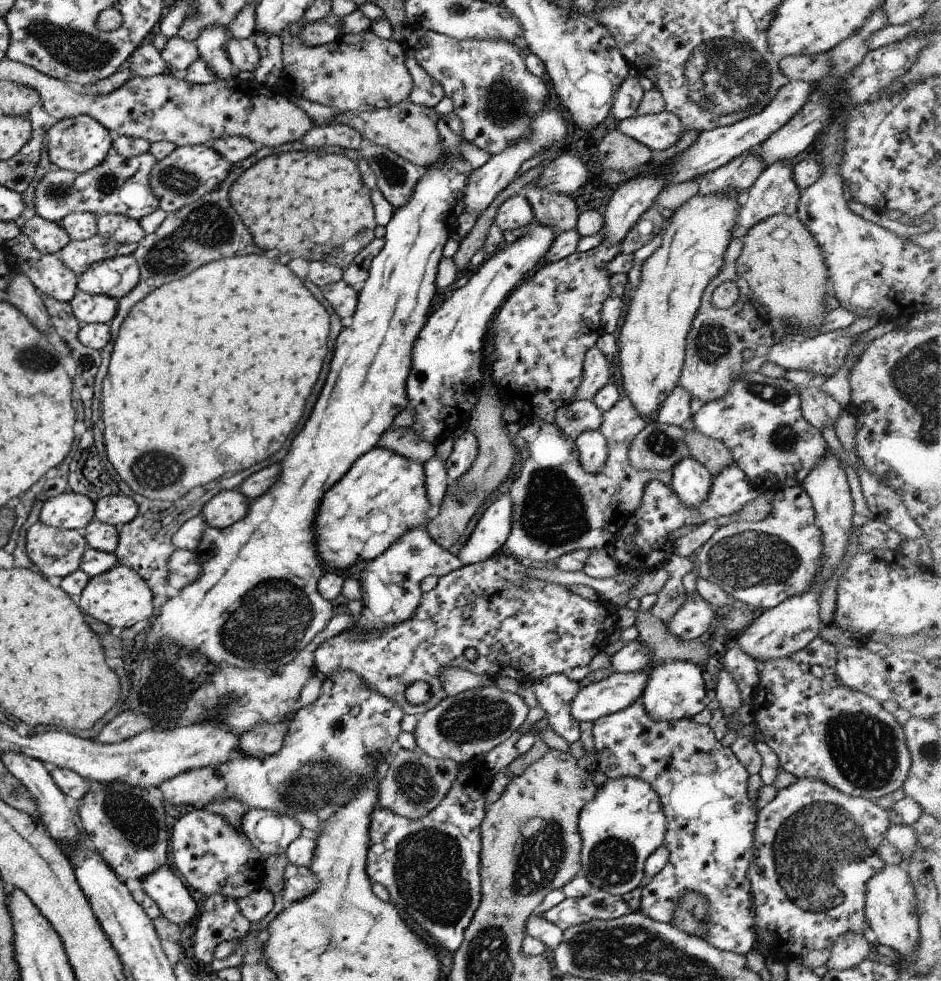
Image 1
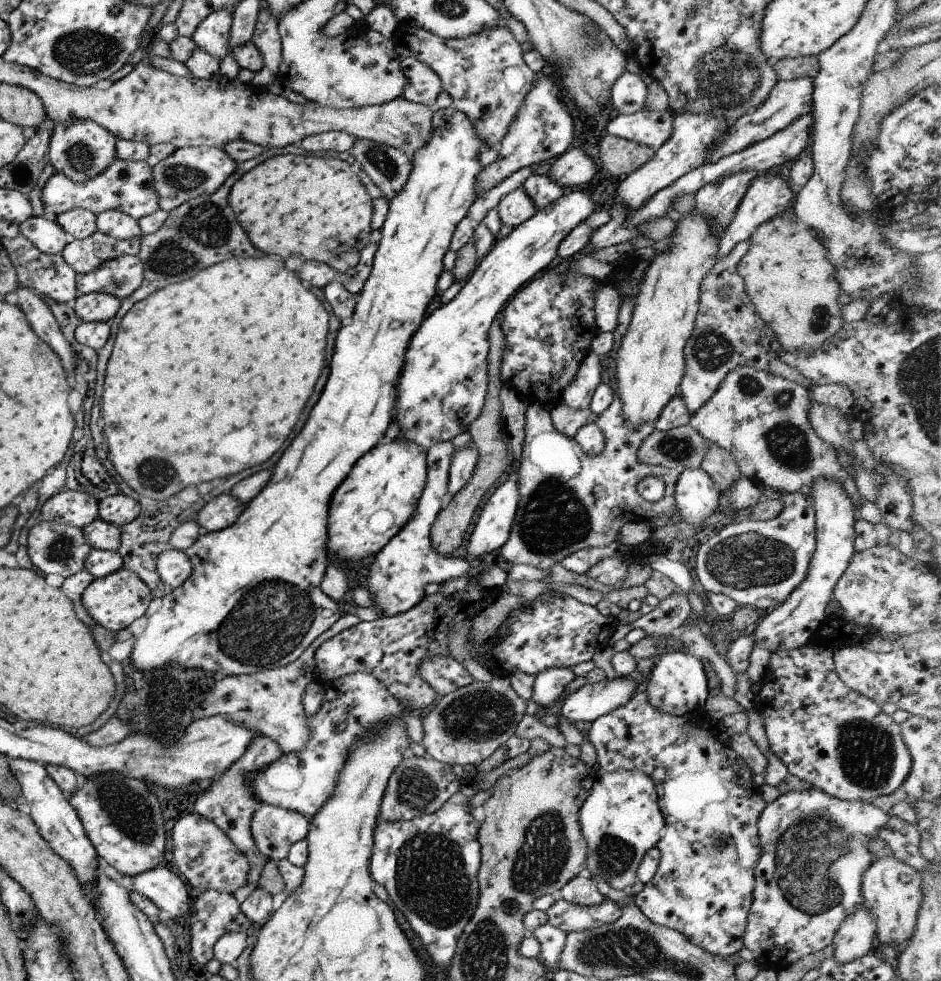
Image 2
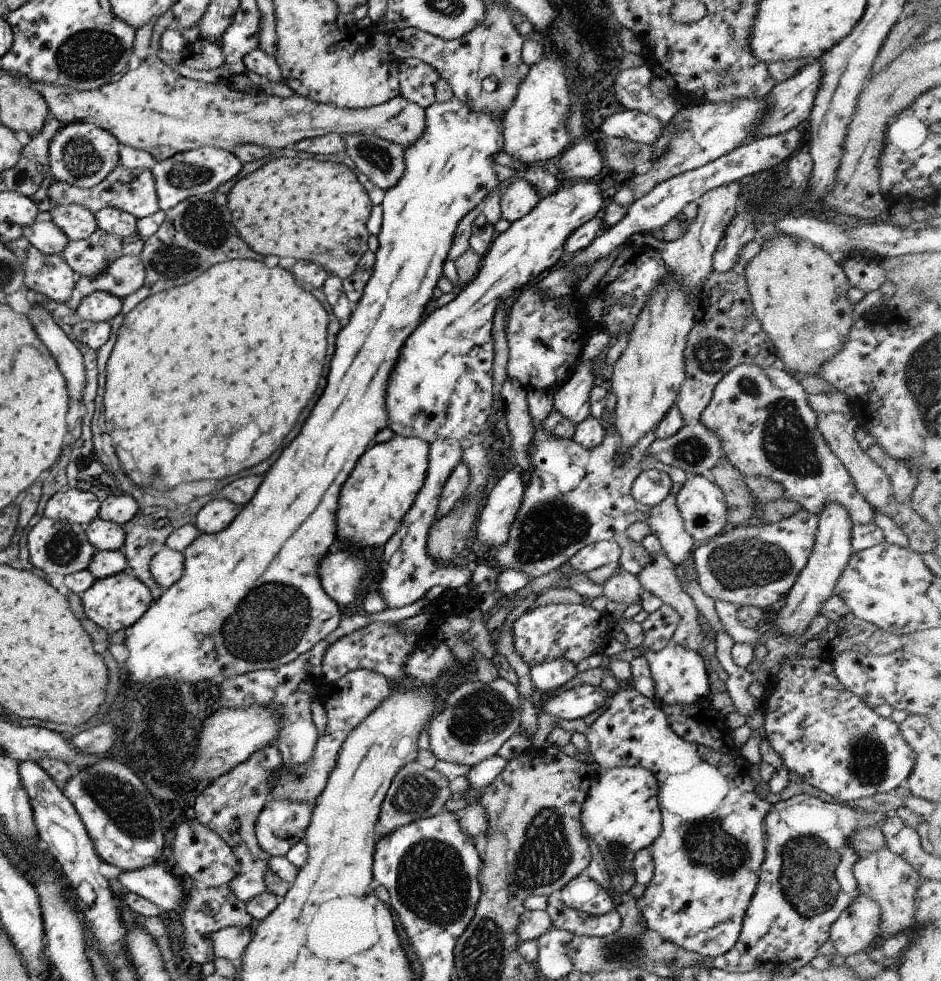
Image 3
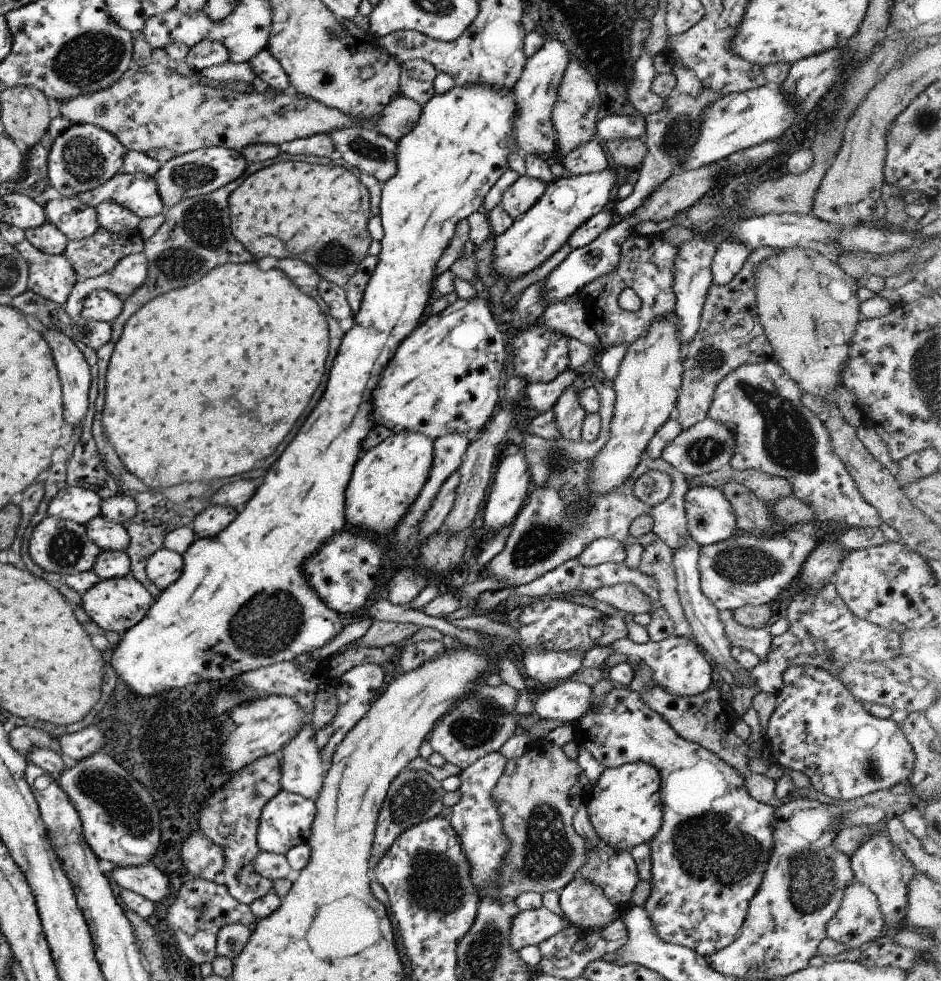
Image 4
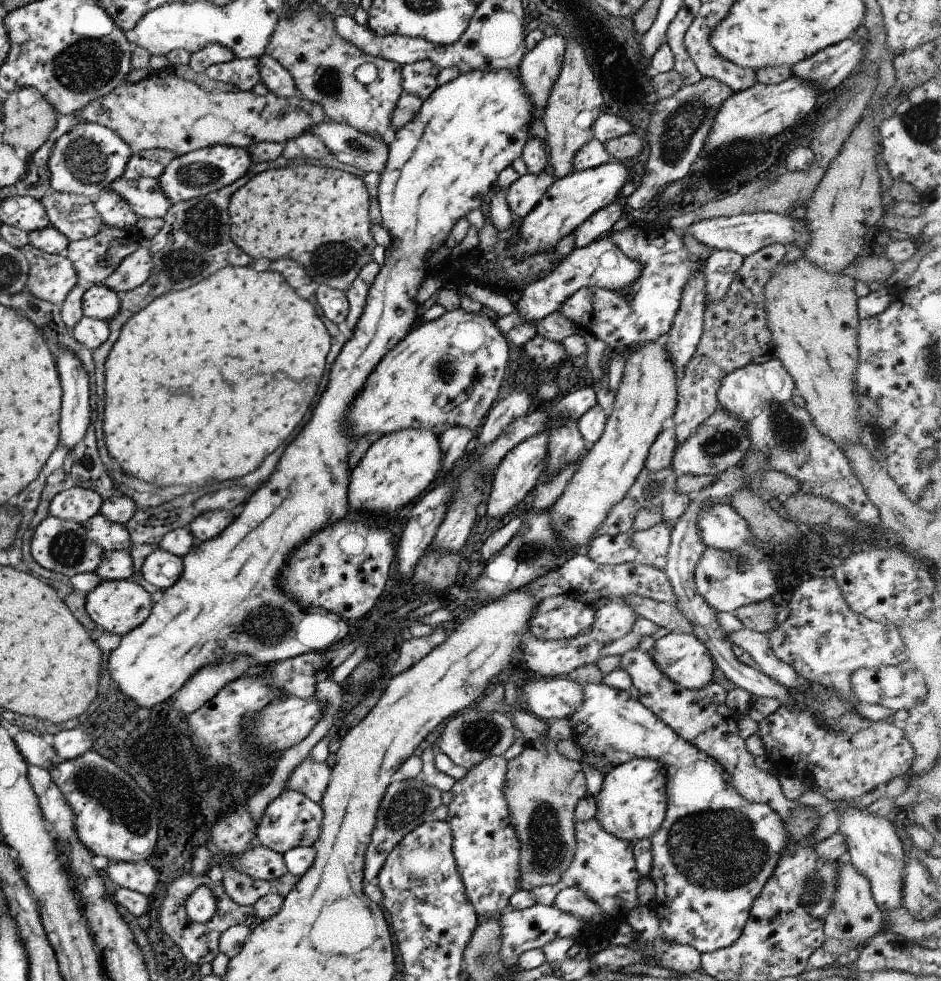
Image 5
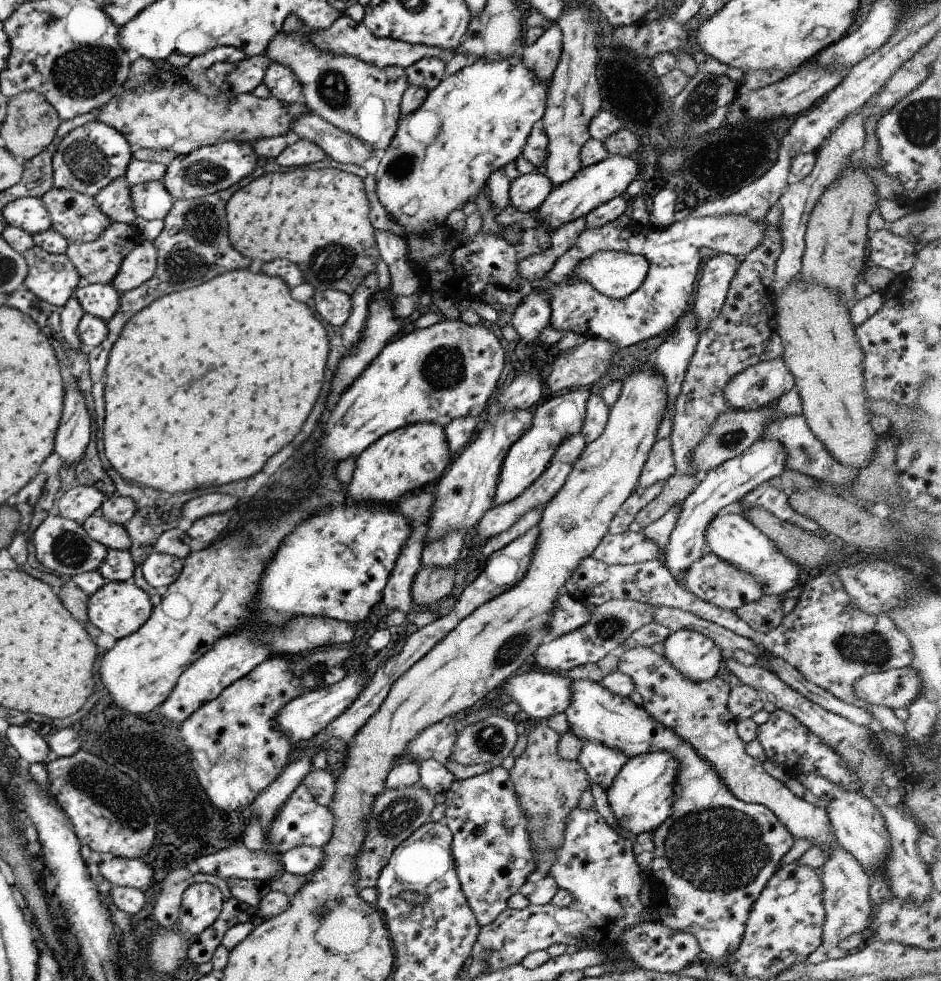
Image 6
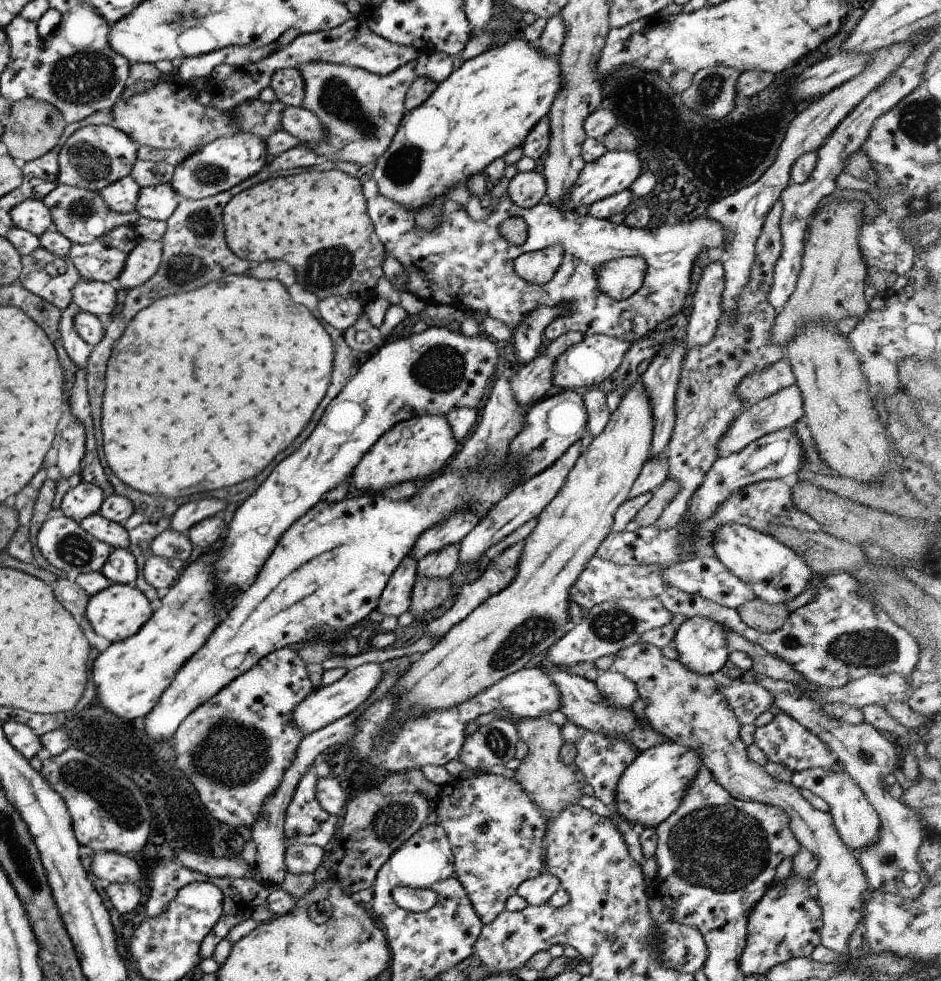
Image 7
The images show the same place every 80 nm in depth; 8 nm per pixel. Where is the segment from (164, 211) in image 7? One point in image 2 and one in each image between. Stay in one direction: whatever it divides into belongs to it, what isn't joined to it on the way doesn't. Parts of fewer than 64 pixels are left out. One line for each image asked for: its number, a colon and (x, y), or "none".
2: (127, 186)
3: (133, 191)
4: (137, 192)
5: (143, 195)
6: (150, 201)

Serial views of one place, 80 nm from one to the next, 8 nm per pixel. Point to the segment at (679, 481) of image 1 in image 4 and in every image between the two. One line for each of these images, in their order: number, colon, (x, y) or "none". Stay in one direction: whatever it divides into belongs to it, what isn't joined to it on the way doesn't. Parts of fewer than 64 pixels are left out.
2: (696, 497)
3: (699, 501)
4: (709, 518)

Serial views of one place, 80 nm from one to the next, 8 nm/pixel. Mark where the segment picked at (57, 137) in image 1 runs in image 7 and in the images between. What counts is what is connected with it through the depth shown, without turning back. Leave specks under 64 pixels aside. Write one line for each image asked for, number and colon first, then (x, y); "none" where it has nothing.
2: (80, 149)
3: (80, 154)
4: (82, 157)
5: (85, 160)
6: (91, 156)
7: (94, 156)

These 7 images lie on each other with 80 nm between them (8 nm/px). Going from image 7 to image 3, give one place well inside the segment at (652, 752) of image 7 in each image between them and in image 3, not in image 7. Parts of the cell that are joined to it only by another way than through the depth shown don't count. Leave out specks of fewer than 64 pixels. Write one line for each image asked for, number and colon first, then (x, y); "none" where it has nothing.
3: (620, 814)
4: (624, 808)
5: (631, 805)
6: (640, 796)

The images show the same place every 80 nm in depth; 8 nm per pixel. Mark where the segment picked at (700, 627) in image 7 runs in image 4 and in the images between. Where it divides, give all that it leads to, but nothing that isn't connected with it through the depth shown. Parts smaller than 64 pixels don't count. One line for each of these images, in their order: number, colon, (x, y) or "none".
4: (676, 664)
5: (684, 660)
6: (695, 656)

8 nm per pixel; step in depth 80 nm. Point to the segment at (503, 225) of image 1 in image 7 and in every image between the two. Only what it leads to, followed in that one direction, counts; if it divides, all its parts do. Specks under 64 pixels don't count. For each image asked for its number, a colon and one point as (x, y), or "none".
2: (513, 208)
3: (519, 197)
4: (520, 197)
5: (521, 196)
6: (526, 192)
7: (526, 189)

